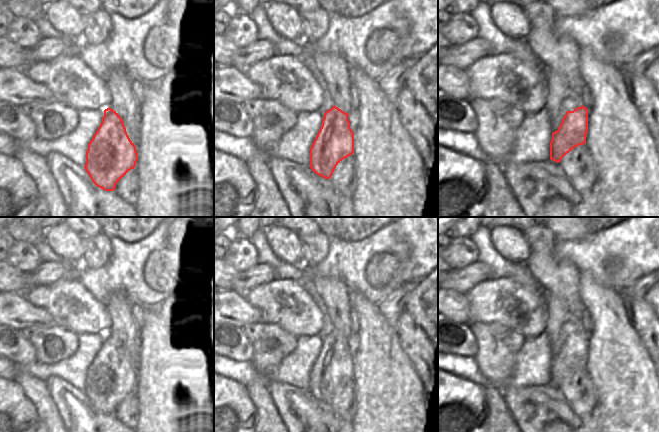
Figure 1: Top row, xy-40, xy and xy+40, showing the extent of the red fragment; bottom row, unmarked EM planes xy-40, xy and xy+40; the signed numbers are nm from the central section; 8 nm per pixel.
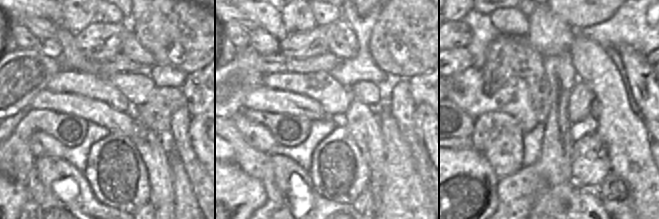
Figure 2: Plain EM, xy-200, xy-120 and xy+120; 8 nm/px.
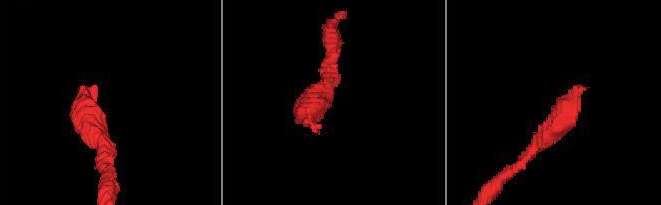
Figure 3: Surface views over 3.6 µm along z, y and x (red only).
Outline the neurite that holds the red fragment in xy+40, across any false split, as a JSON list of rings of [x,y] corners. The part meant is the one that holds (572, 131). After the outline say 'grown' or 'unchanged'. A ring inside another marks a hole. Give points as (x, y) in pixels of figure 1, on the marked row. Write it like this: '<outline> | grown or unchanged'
[[[573,91],[569,92],[562,100],[560,112],[563,119],[558,130],[552,133],[550,142],[550,159],[557,163],[575,147],[585,144],[588,132],[588,109],[582,105],[582,98],[579,95]]] | grown

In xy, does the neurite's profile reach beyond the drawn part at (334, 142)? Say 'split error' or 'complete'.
complete

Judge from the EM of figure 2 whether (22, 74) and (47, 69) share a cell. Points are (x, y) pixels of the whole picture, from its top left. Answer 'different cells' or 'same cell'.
same cell

